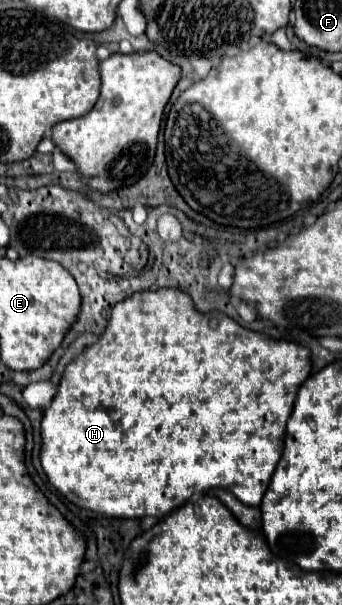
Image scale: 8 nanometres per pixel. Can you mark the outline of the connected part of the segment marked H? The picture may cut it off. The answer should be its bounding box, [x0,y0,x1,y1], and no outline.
[40,288,310,518]

